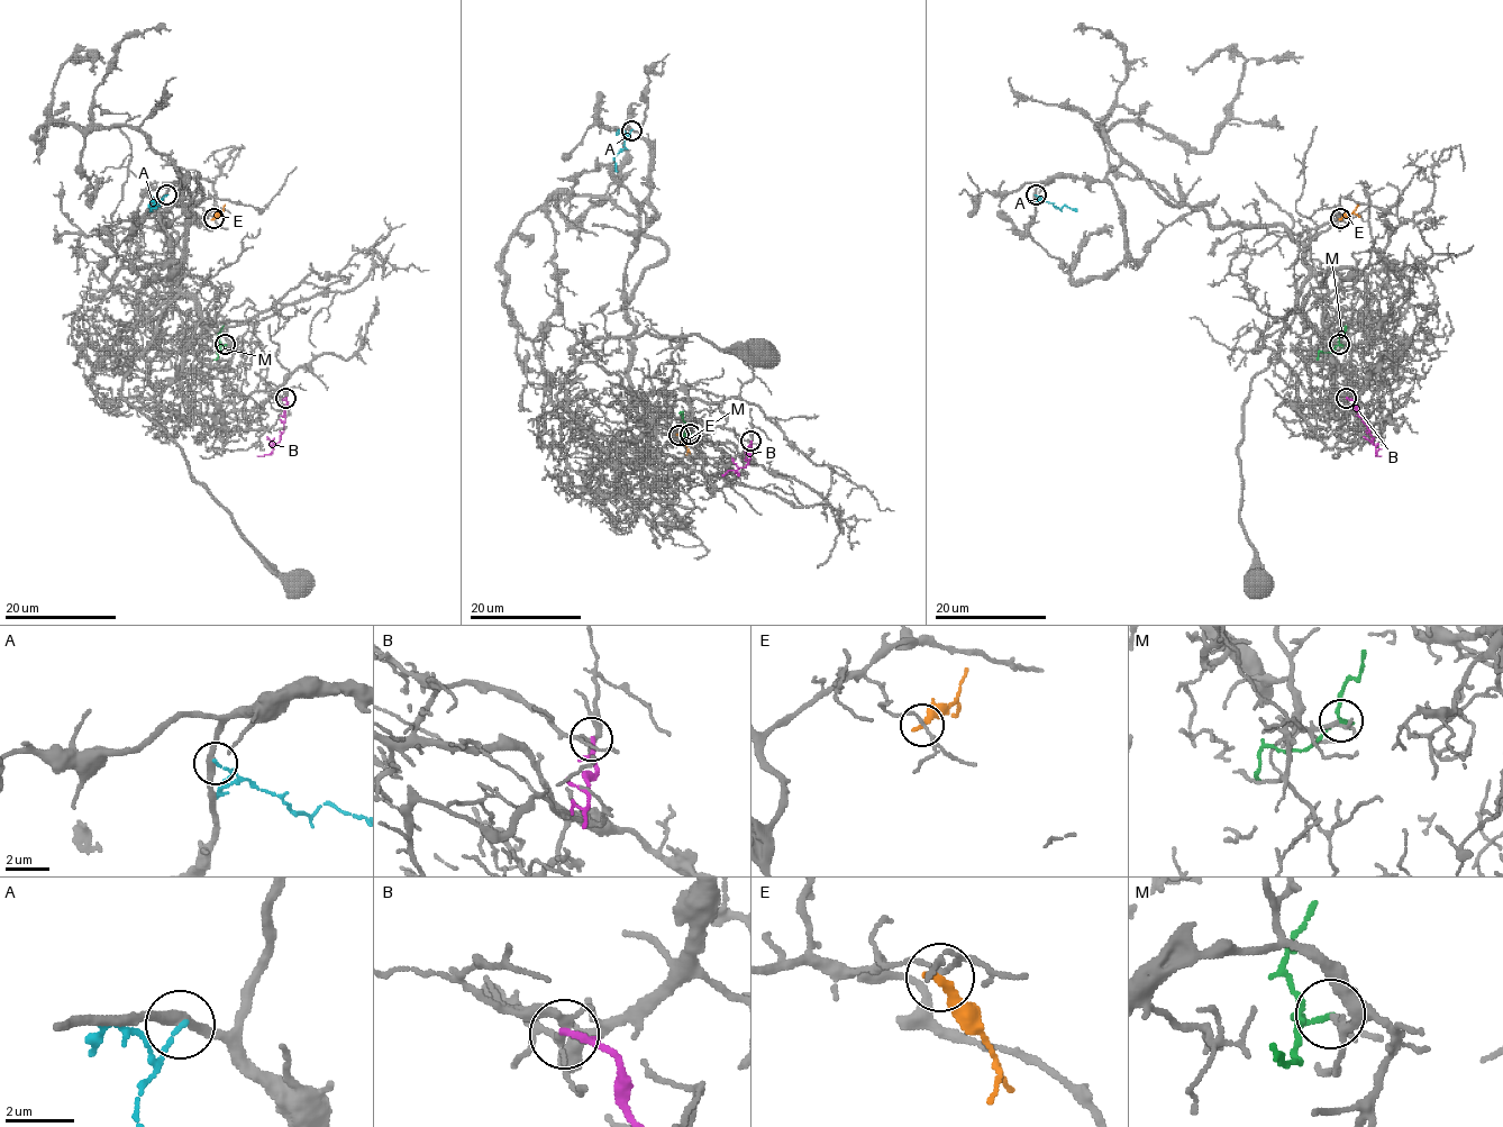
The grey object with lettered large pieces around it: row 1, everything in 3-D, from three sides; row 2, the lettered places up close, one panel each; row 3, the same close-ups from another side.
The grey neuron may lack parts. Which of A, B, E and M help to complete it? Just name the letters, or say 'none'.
M

